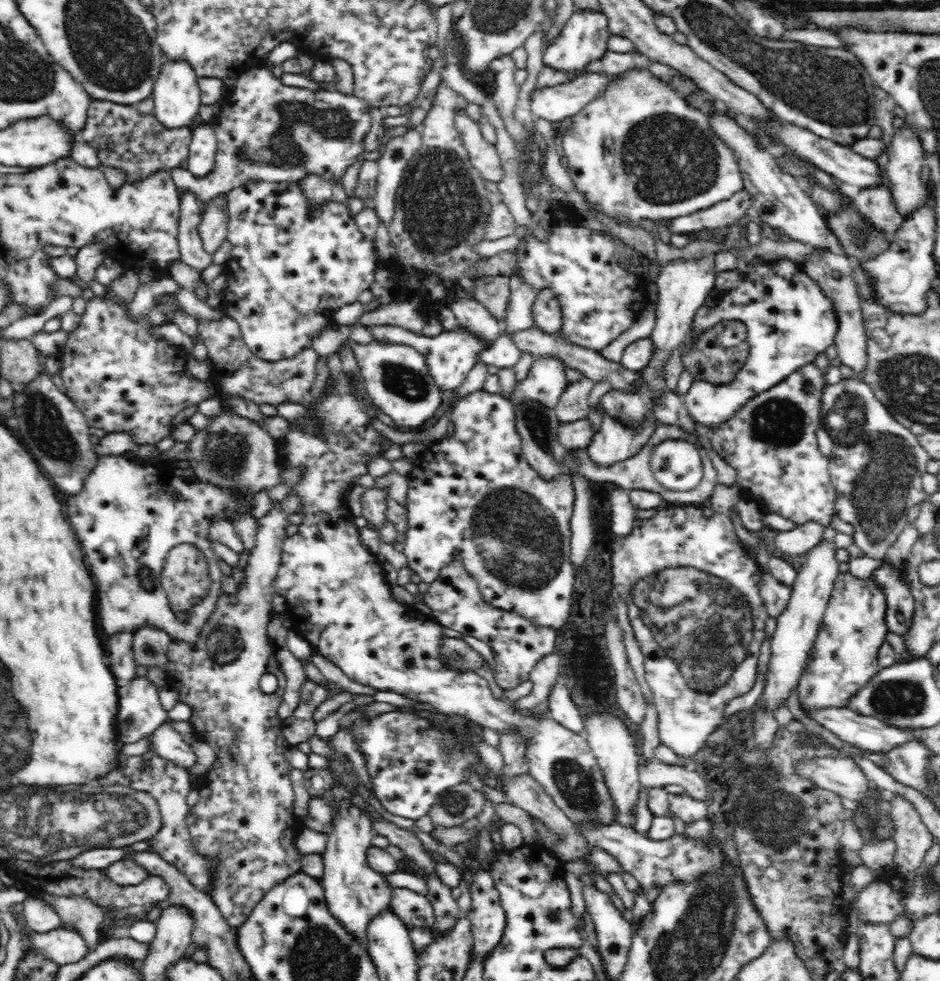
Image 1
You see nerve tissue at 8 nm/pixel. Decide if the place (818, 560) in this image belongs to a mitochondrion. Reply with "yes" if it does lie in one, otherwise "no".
no

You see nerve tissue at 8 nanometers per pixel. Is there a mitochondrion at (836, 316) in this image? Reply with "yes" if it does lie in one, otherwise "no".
no

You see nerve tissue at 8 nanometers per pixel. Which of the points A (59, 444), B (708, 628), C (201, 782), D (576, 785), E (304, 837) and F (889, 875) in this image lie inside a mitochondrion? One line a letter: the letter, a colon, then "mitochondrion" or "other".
A: mitochondrion
B: mitochondrion
C: other
D: mitochondrion
E: other
F: other

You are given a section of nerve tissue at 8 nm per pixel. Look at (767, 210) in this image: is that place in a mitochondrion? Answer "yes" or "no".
no

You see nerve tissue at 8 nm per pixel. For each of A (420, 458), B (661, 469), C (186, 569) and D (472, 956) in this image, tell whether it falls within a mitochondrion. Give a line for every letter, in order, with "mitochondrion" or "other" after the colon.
A: other
B: mitochondrion
C: mitochondrion
D: other

